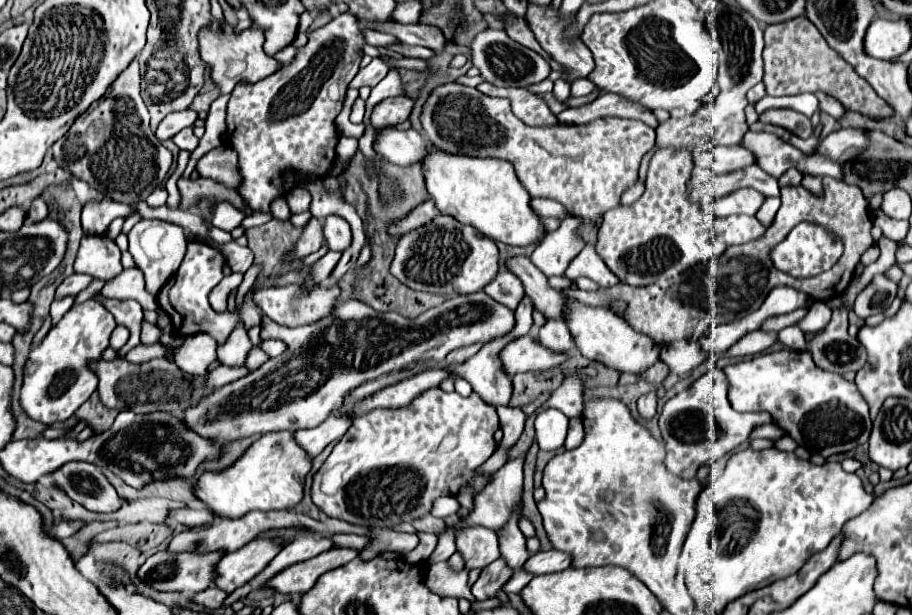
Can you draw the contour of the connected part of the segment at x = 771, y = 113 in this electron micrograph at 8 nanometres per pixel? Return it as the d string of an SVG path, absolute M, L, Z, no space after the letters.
M769 108L769 110L765 110L759 116L759 120L767 122L767 124L781 126L781 128L787 128L789 132L793 132L799 138L809 138L811 132L813 132L809 118L799 114L799 112L795 112L795 110L775 110L775 108Z

